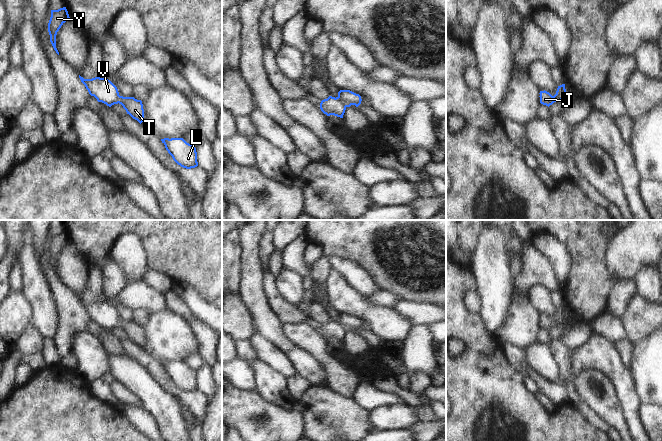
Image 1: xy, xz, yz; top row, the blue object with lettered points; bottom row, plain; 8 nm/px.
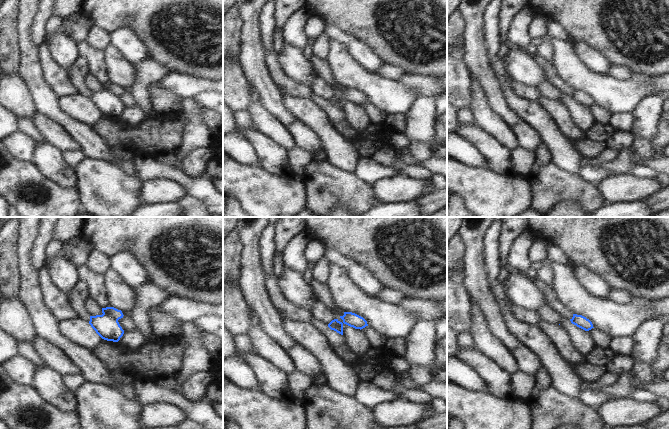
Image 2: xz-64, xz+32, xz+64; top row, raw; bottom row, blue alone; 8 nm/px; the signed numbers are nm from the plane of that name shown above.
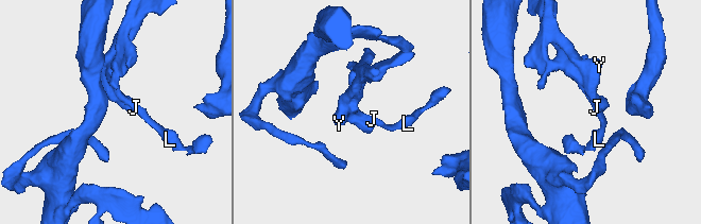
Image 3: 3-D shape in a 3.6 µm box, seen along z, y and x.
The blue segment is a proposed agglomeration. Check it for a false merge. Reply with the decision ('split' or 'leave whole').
split

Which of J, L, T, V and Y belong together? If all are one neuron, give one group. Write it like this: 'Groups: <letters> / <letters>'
Groups: J L T / V Y.

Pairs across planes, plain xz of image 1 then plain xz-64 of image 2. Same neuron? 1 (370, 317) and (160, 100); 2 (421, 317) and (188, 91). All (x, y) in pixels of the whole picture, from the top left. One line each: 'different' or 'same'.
1: same
2: same

